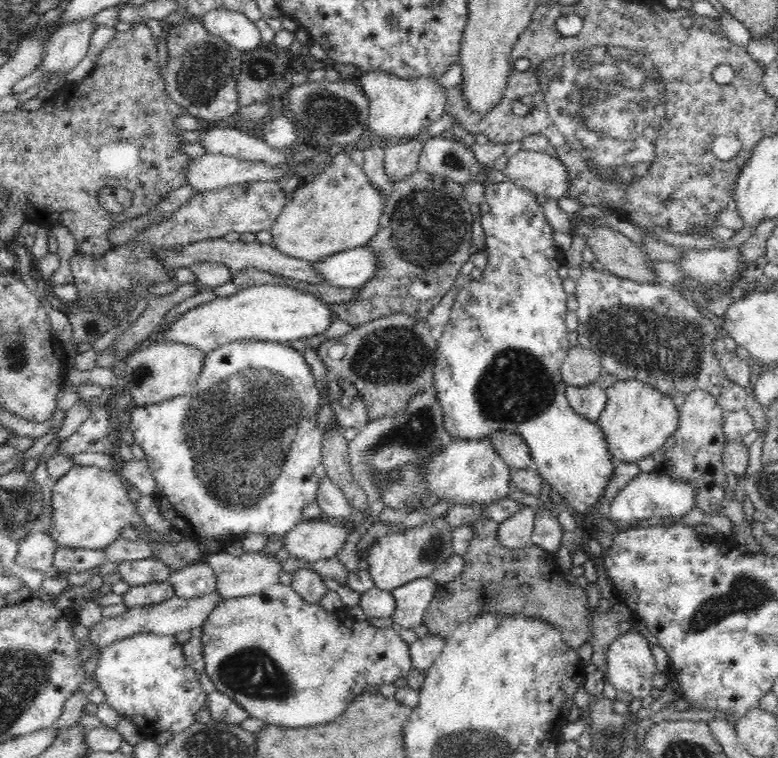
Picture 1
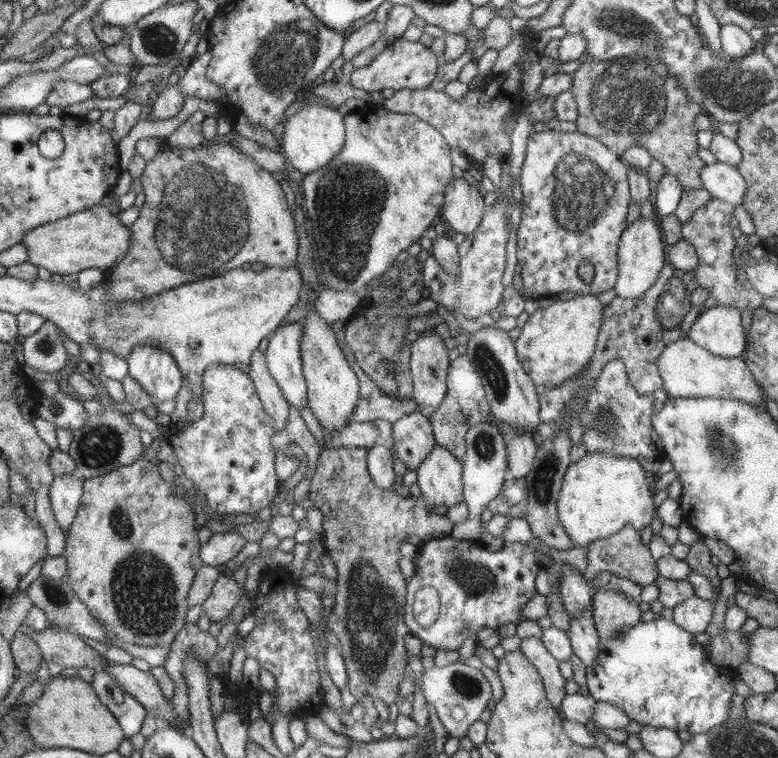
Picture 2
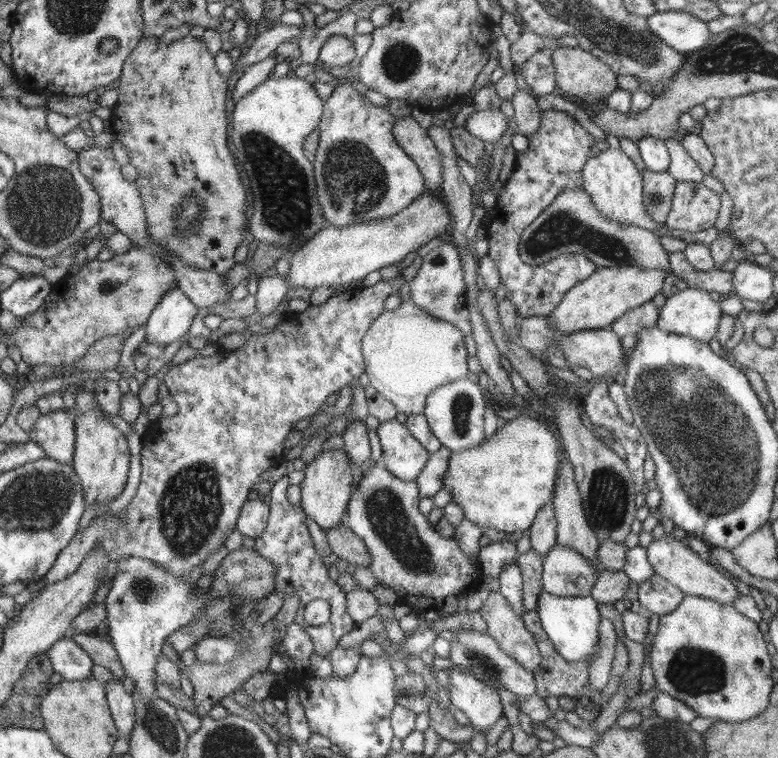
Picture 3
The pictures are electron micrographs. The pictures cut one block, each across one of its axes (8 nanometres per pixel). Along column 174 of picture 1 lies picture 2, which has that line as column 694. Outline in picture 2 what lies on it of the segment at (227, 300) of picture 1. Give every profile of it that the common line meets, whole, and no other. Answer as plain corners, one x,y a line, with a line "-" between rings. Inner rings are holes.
715,304
697,316
687,337
712,355
741,357
747,349
747,335
740,314
737,308

